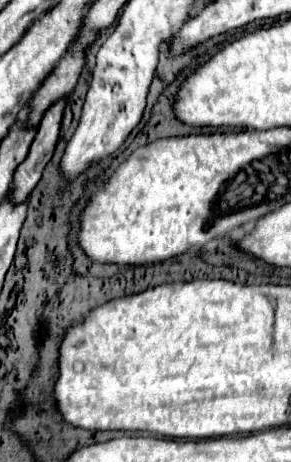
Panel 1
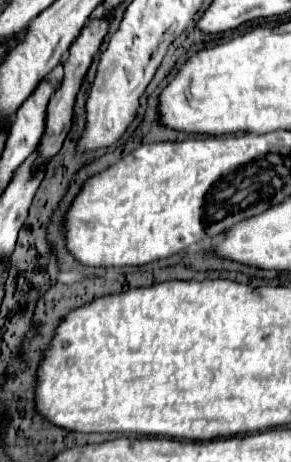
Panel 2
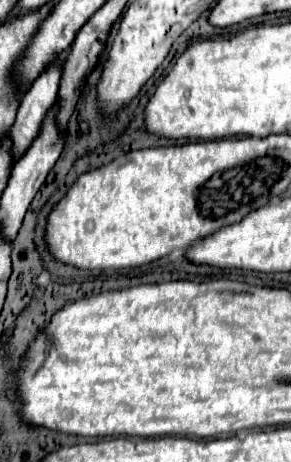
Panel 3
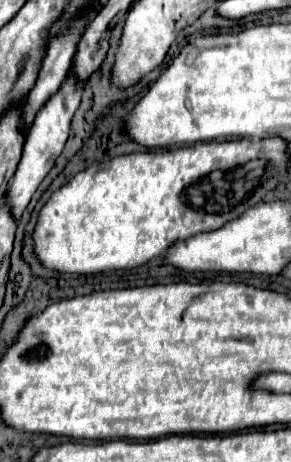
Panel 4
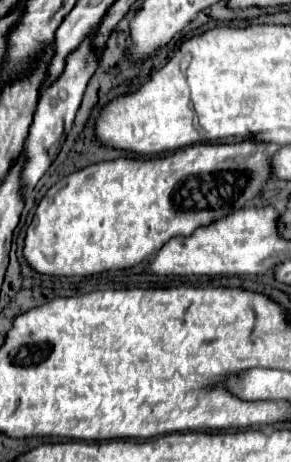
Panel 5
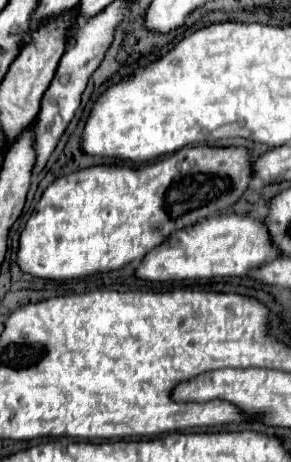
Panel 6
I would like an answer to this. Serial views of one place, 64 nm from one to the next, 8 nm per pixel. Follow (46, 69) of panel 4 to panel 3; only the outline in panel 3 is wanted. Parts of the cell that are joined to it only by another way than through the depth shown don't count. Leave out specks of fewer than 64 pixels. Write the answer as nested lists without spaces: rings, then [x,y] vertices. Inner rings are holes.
[[[60,62],[52,64],[44,74],[36,78],[32,88],[22,96],[20,108],[16,112],[16,122],[10,130],[12,162],[18,162],[24,156],[24,150],[28,150],[28,144],[32,144],[32,140],[36,140],[36,136],[40,134],[42,120],[48,108],[52,108],[56,102],[60,74]]]

